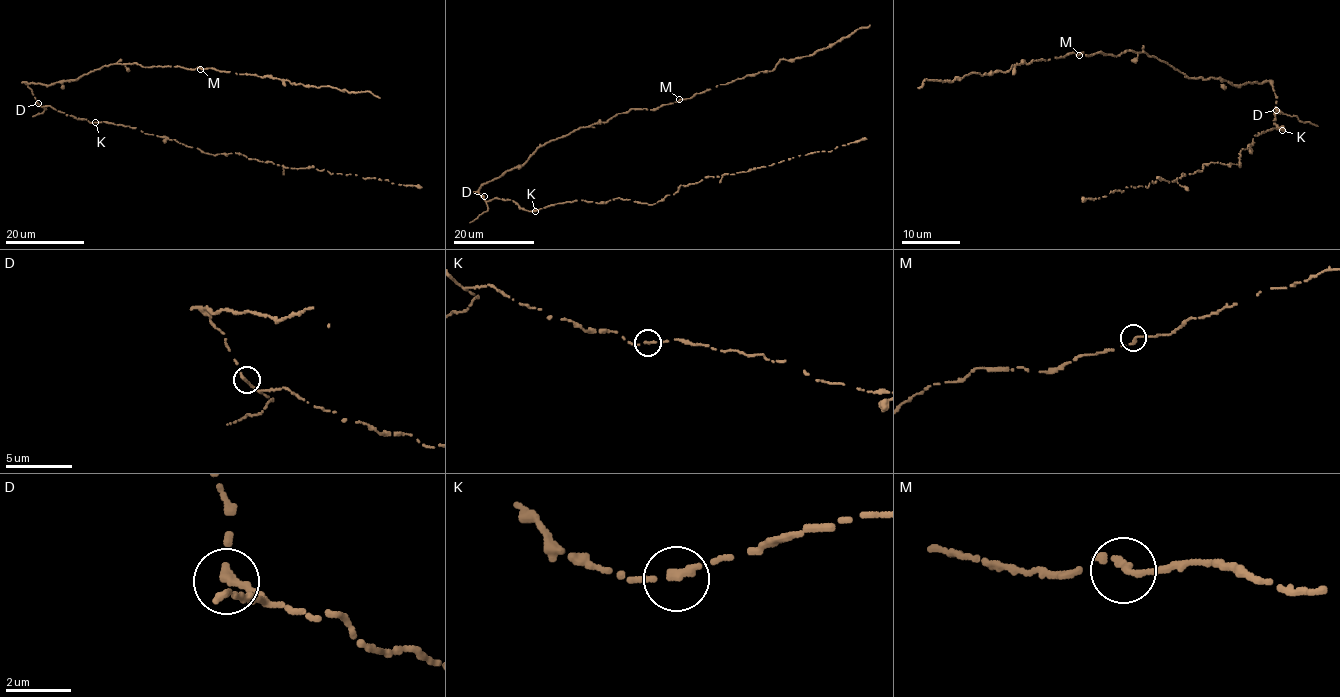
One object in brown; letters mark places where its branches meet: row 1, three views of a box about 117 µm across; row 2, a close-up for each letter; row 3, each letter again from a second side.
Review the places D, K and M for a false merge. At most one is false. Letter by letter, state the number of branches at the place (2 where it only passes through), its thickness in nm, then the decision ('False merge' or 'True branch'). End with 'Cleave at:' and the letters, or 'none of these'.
D: Branches: 2. Thickness 240 nm. True branch
K: Branches: 2. Thickness 200 nm. True branch
M: Branches: 2. Thickness 200 nm. True branch
Cleave at: none of these

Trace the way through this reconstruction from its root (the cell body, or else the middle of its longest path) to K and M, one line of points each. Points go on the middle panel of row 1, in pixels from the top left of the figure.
K: (483, 196), (486, 201), (496, 197), (510, 199), (525, 210), (535, 211)
M: (483, 196), (478, 191), (483, 185), (520, 167), (546, 142), (631, 109), (656, 109), (679, 99)

